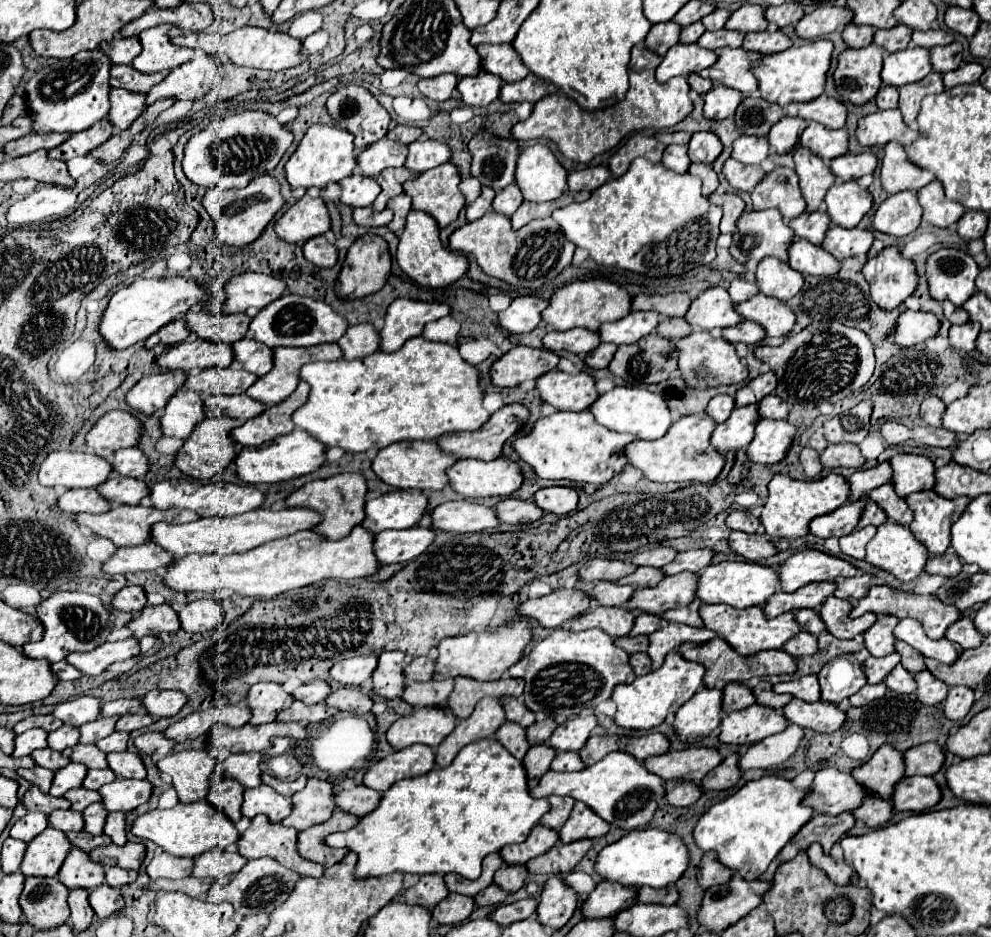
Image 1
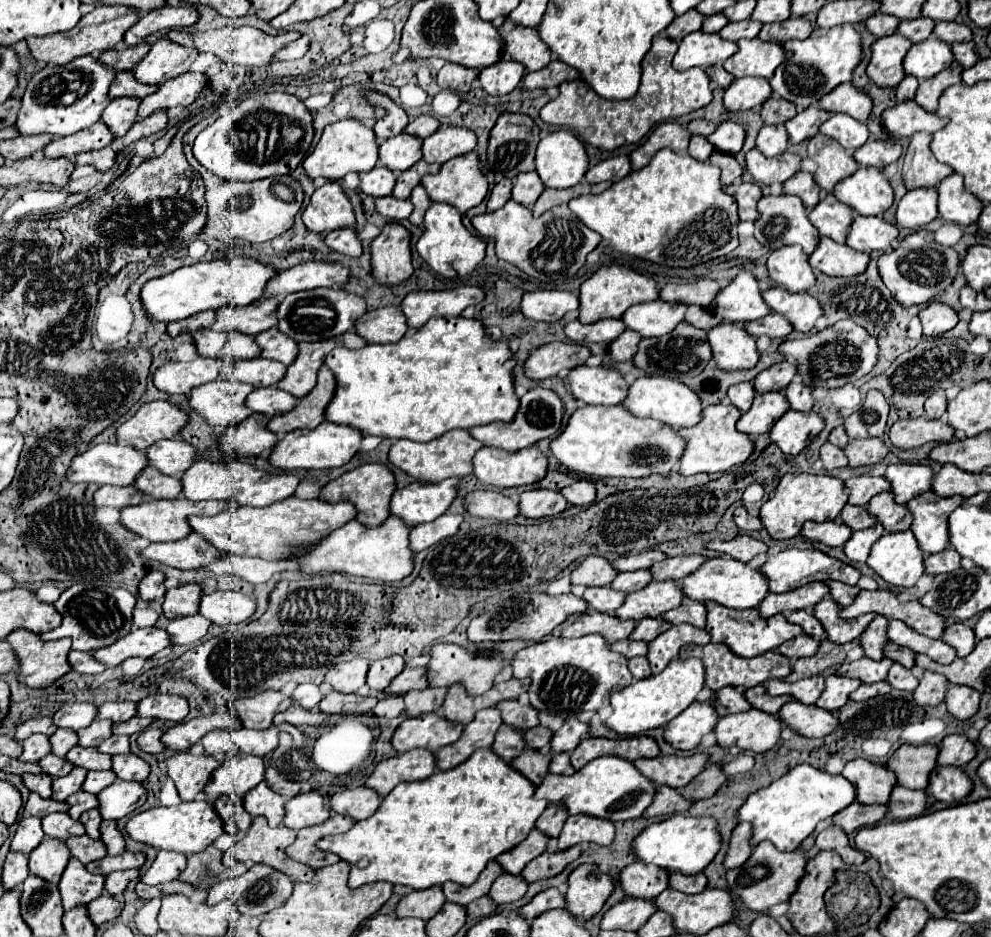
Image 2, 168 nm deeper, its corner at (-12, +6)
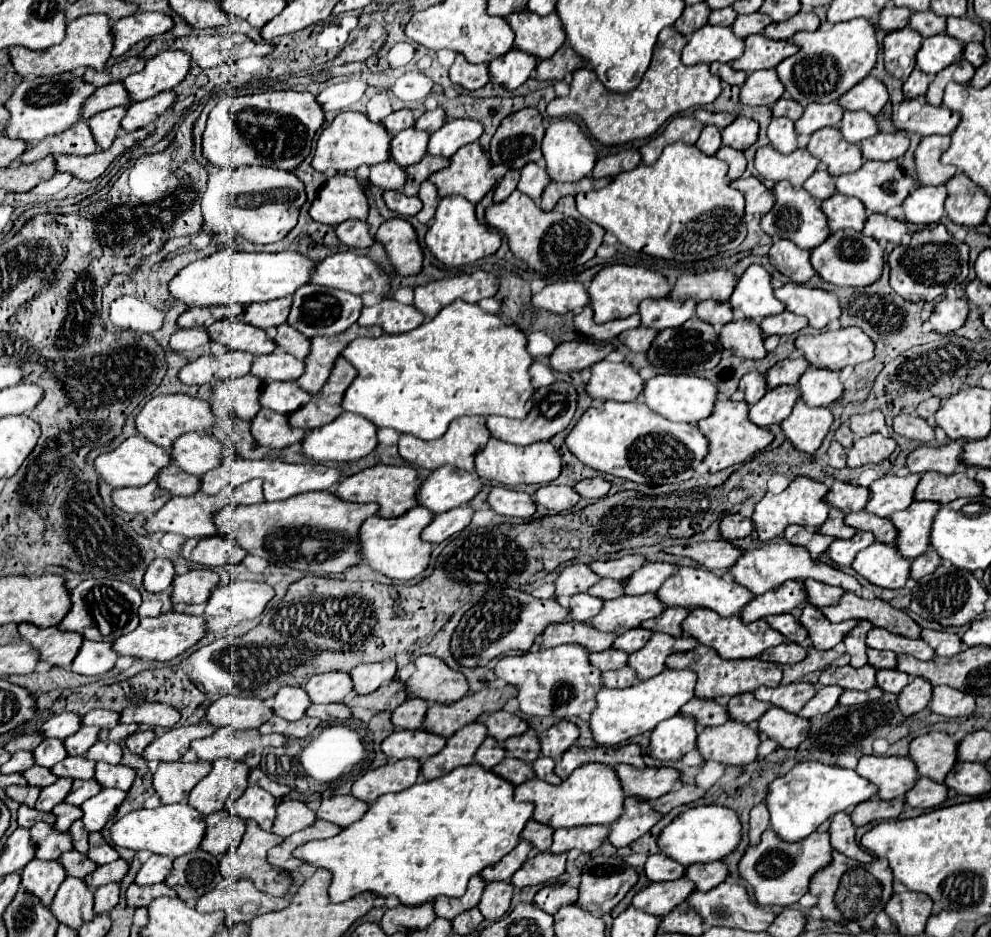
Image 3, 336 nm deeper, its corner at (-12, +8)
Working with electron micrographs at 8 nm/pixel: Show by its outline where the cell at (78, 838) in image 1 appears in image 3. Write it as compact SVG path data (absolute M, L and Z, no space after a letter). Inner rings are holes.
M75 849L67 851L65 855L61 855L59 863L63 865L67 877L79 877L79 879L91 875L91 873L97 869L97 865L95 865L87 855L81 855L81 853L75 851Z

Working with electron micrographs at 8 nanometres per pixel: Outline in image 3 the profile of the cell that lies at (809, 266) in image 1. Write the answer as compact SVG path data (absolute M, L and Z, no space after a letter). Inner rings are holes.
M835 231L831 233L821 245L817 245L811 251L811 263L815 267L815 271L833 285L839 287L869 287L873 285L885 267L885 259L883 259L883 245L877 239L869 239L861 233L845 233L845 231ZM845 239L845 255L841 253L841 243Z

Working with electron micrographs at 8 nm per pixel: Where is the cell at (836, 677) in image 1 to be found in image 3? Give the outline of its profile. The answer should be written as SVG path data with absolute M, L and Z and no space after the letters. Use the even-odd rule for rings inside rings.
M819 687L815 697L809 703L805 703L805 707L797 715L803 717L803 719L821 717L837 705L837 699L839 699L841 693L843 693L841 687Z

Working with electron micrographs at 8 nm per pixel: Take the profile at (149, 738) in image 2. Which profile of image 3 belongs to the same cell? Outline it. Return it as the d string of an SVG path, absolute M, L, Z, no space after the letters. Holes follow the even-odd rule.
M137 731L133 735L129 735L129 739L125 741L125 747L131 751L131 753L141 753L151 741L155 739L155 733L153 731Z

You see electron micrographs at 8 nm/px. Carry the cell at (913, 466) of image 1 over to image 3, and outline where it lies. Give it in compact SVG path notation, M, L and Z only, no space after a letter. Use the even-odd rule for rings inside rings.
M885 475L869 485L869 503L865 511L881 517L891 517L893 511L901 511L911 505L913 491L921 475Z

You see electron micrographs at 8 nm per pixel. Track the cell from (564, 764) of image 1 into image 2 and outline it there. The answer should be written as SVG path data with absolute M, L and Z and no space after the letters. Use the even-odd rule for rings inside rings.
M569 753L555 755L549 769L551 769L551 773L563 773L563 775L571 775L575 771L573 765L571 765L571 755Z

